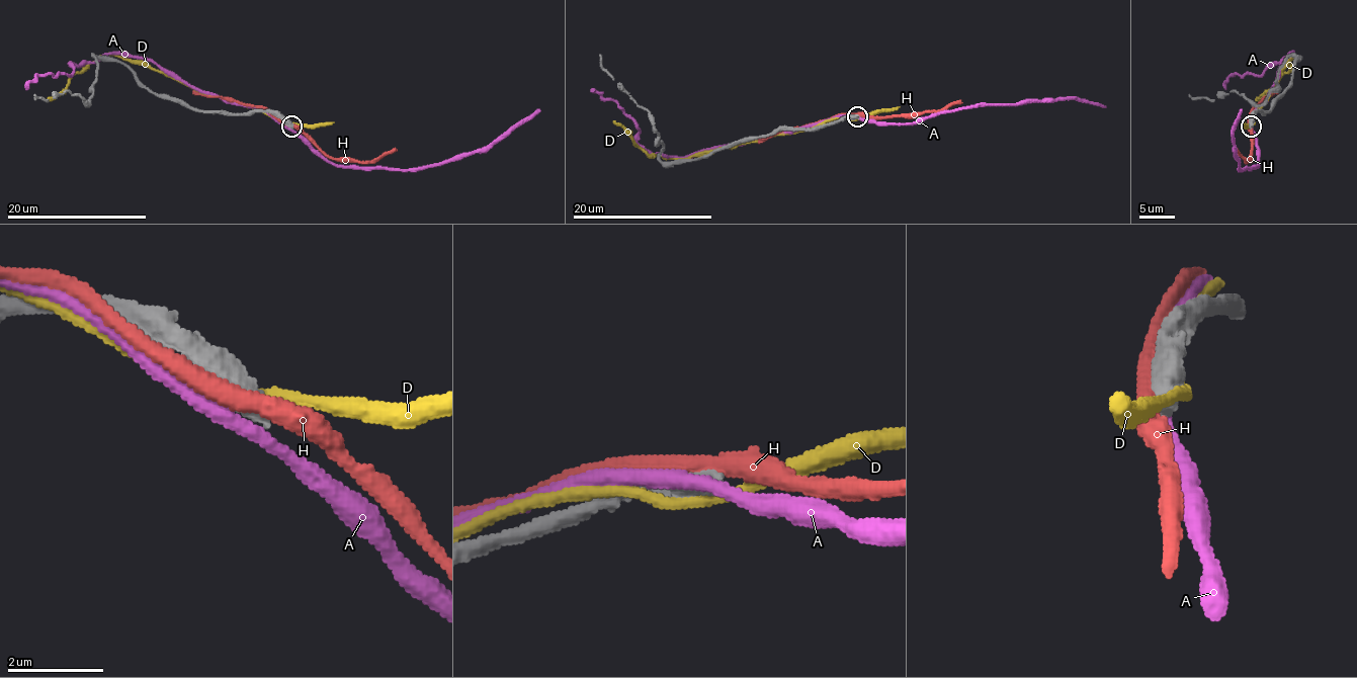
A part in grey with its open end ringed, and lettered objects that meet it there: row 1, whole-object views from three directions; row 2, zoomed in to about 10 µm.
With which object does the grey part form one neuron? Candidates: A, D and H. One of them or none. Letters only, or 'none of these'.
none of these

